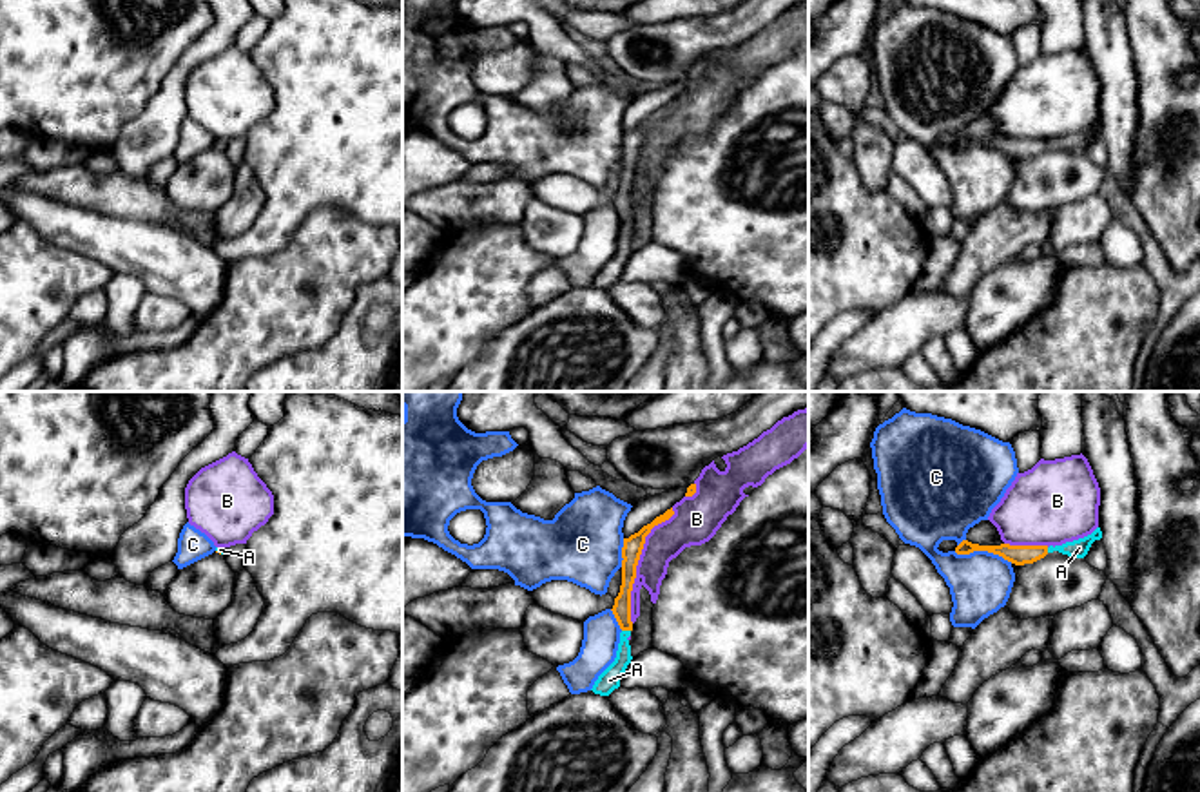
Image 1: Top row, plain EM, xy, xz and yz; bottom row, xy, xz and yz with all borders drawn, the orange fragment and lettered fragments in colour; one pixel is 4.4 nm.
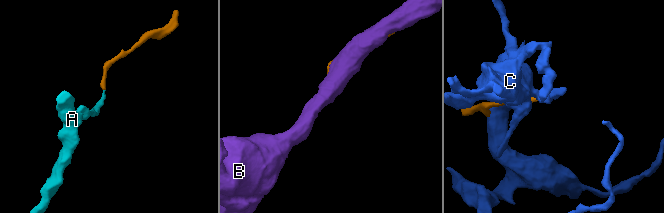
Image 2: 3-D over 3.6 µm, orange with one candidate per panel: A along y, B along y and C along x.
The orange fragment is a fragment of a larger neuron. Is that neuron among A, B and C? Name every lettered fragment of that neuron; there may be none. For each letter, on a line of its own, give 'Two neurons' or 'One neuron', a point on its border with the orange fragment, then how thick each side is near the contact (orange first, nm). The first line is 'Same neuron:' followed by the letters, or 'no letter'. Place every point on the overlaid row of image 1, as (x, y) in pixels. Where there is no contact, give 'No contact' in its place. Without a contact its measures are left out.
Same neuron: A
A: One neuron. Touches orange at xz (626, 629). Thickness 80 nm (orange) against 90 nm
B: Two neurons. Touches orange at xz (637, 562). Thickness 90 nm (orange) against 160 nm
C: Two neurons. Touches orange at yz (983, 550). Thickness 90 nm (orange) against 280 nm

